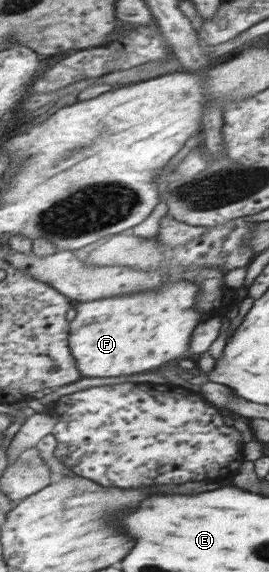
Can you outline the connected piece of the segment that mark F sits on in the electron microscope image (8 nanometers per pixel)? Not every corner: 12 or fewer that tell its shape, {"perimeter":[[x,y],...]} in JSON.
{"perimeter":[[198,287],[74,302],[85,377],[158,369],[190,351]]}

